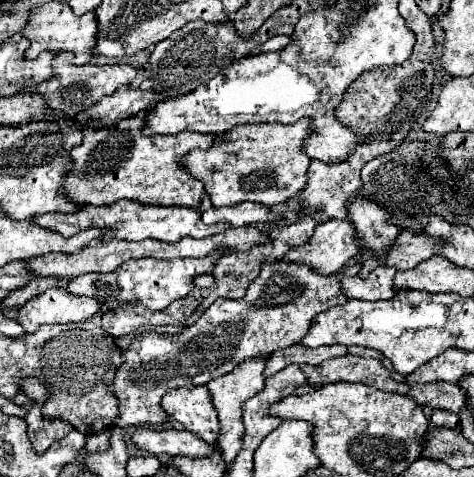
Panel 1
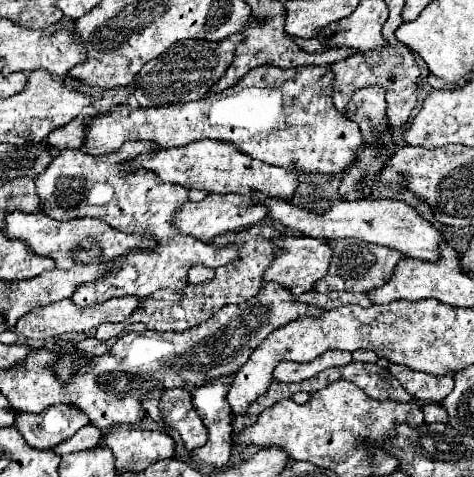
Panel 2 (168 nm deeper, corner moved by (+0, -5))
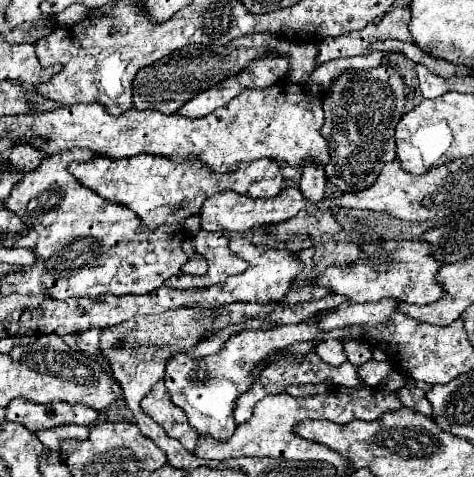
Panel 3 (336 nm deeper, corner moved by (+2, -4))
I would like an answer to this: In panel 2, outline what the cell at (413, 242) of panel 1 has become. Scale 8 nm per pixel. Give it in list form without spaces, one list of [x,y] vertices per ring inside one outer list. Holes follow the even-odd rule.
[[[339,239],[339,241],[329,241],[329,247],[333,251],[329,271],[319,283],[315,283],[313,291],[317,293],[329,293],[329,291],[371,291],[373,287],[381,287],[387,283],[391,277],[391,271],[403,257],[399,251],[383,247],[383,245],[373,245],[373,243],[363,243],[359,239]]]

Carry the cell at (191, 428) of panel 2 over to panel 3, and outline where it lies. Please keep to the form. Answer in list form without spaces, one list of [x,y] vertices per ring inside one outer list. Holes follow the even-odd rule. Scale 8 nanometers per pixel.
[[[157,382],[157,386],[153,386],[153,390],[143,398],[141,408],[157,422],[165,428],[165,432],[171,438],[177,438],[185,450],[193,452],[199,444],[199,432],[189,426],[187,416],[181,408],[177,408],[167,392],[167,386],[163,382]]]

